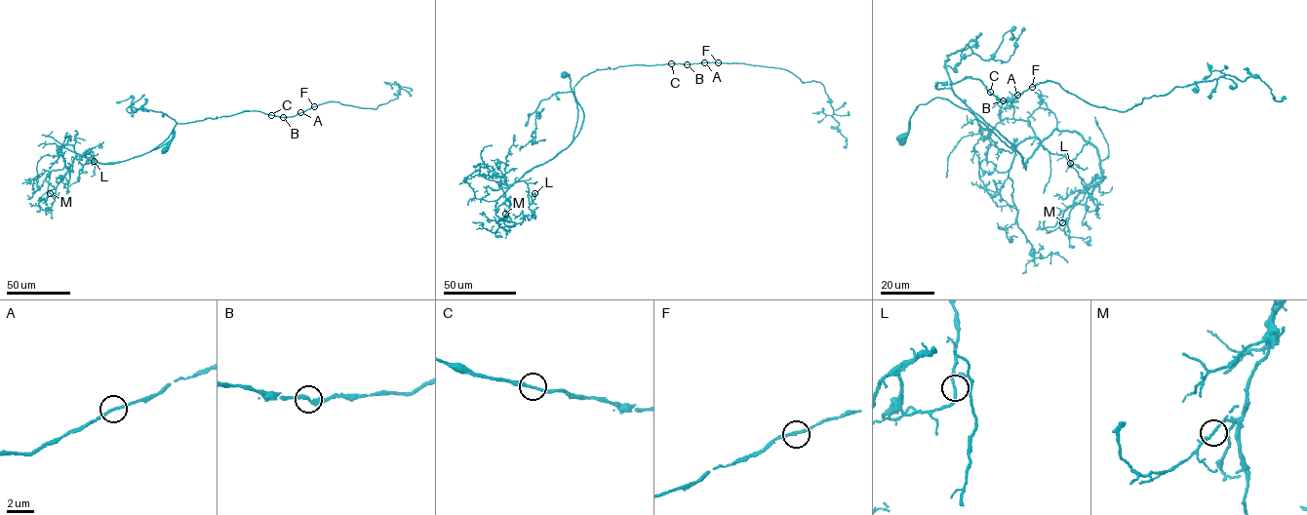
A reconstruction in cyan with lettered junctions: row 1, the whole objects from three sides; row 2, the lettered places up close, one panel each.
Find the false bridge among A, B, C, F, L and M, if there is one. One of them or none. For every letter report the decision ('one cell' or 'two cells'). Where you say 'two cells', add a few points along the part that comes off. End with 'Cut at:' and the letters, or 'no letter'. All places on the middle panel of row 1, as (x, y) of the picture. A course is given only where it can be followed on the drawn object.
A: one cell
B: one cell
C: one cell
F: one cell
L: one cell
M: one cell
Cut at: no letter

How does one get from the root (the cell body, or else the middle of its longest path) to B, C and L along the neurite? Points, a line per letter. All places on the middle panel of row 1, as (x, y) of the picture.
B: (564, 75), (569, 75), (578, 110), (574, 138), (584, 116), (574, 88), (583, 76), (624, 65), (687, 64)
C: (564, 75), (569, 75), (578, 110), (574, 138), (584, 116), (574, 88), (583, 76), (598, 69), (671, 63)
L: (564, 75), (569, 75), (578, 110), (573, 139), (518, 180), (527, 184), (531, 196), (534, 193)

